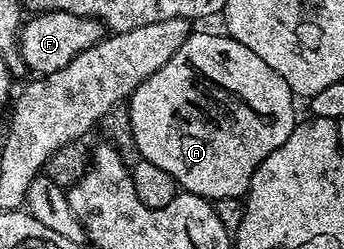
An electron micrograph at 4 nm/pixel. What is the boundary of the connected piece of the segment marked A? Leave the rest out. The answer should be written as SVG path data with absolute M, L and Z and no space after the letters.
M223 32L220 34L190 33L173 58L144 80L129 98L133 136L137 140L140 159L157 164L157 168L165 168L165 172L169 172L169 176L173 176L175 183L186 193L196 194L208 200L225 197L242 199L246 195L247 190L251 187L253 172L259 167L261 160L265 160L265 156L269 156L269 152L277 152L277 148L281 148L281 144L285 144L285 140L289 140L293 128L297 125L295 102L297 103L297 98L291 93L289 84L285 84L285 80L281 80L281 76L277 76L277 72L273 72L273 68L269 68L269 64L265 64L265 60L261 60L261 56L257 56L249 48L245 48L245 44L241 44L236 38Z

